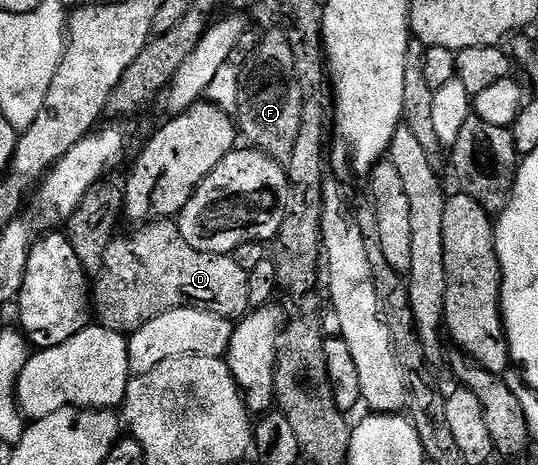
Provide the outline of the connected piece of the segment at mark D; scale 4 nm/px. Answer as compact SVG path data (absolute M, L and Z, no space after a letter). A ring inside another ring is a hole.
M158 219L139 226L128 237L117 236L105 250L104 265L92 285L97 322L112 332L134 334L160 313L199 306L238 321L251 310L248 301L250 273L240 269L233 254L204 253L184 240L172 219Z

